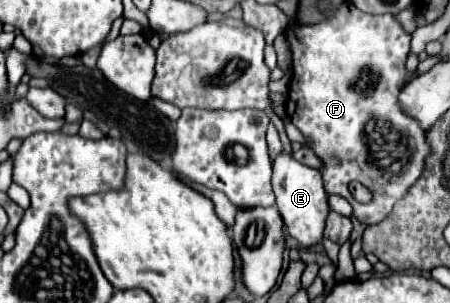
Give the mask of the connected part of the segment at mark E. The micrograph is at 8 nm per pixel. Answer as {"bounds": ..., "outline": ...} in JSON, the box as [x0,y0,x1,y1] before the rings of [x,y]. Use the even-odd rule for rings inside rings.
{"bounds":[272,150,330,248],"outline":[[[284,150],[274,158],[272,168],[274,168],[272,186],[274,186],[274,194],[276,194],[276,206],[278,206],[278,212],[284,220],[286,230],[304,248],[318,244],[322,240],[324,220],[330,210],[328,208],[328,194],[322,186],[322,174],[310,166],[304,166],[302,162],[298,162],[292,154],[288,154]]]}

